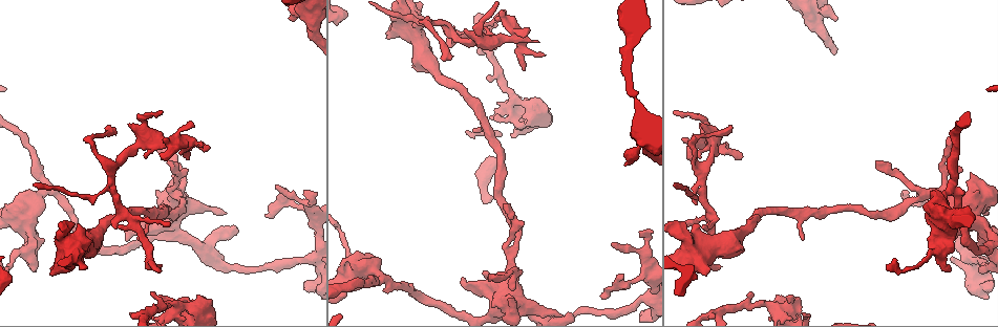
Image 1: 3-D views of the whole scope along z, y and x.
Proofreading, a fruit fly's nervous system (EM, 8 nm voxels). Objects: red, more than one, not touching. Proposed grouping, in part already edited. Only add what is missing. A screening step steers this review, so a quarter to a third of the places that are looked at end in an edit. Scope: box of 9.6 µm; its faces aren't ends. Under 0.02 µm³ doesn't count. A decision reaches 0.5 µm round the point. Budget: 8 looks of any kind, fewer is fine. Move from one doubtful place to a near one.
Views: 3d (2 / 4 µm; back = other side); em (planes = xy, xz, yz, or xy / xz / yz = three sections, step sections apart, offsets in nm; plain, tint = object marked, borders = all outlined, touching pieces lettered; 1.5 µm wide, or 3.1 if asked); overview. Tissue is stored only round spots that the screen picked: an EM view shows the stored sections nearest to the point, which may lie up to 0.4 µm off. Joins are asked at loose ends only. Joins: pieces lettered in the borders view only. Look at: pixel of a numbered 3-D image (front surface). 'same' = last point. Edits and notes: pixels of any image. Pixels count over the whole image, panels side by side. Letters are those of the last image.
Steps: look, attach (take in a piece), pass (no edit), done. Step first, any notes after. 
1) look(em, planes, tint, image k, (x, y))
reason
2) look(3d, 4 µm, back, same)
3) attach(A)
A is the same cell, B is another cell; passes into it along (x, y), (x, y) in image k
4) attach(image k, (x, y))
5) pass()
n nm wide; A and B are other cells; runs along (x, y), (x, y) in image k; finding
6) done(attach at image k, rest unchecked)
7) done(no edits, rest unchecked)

look(3d, 4 µm, image 1, (947, 138))

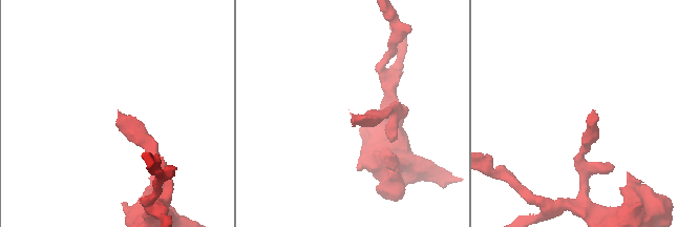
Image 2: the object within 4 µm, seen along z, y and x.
look(em, xy, step 8, tint, image 2, (120, 112))
need the tissue

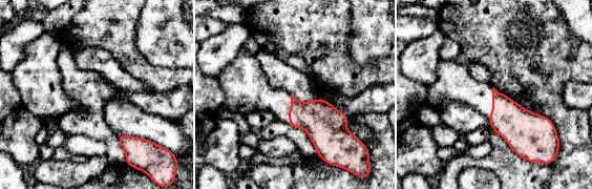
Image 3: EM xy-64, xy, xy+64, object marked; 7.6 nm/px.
look(em, planes, borders, same)
another direction

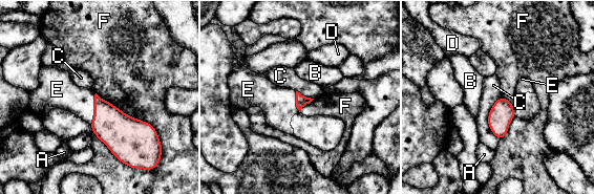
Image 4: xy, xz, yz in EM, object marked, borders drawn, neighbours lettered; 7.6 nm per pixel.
attach(E)
E is the same cell, A, B, C, D and F are other cells; passes into it along (119, 131), (94, 109), (80, 101) in image 4; it goes on there

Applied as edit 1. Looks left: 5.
look(3d, 2 µm, image 1, (153, 294))
branch stops here

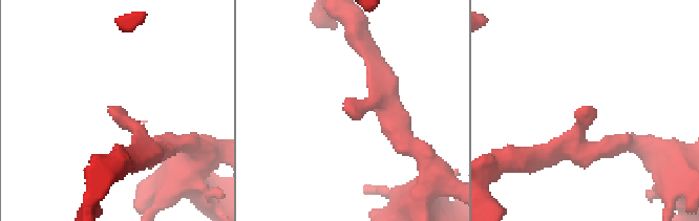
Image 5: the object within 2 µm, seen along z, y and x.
look(em, xz, step 8, borders, image 5, (113, 106))
arms of 190, 190 nm; need the tissue

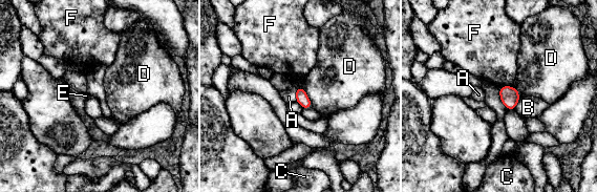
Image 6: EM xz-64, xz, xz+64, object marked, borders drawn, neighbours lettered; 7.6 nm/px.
look(em, xy, step 8, borders, same)

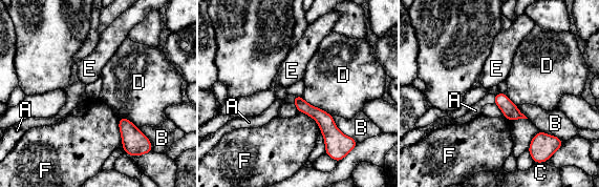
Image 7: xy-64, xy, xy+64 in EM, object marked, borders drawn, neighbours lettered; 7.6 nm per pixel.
attach(A)
A is the same cell, B, C, D, E and F are other cells; passes into it along (510, 110), (495, 99), (475, 110) in image 7; the neuron continues

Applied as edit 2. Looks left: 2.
look(em, yz, step 8, tint, image 1, (836, 20))
an open end

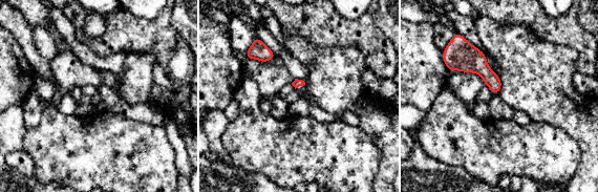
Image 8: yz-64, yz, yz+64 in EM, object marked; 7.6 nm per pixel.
look(em, xy, step 4, borders, same)

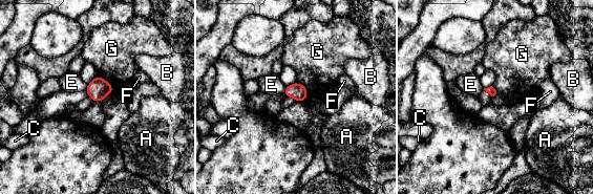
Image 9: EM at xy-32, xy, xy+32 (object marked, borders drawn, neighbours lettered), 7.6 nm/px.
attach(F)
F is the same cell, A, B, C, E and G are other cells; it goes on there

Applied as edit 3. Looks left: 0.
done(attach at image 4, attach at image 7, attach at image 9, rest unchecked)

